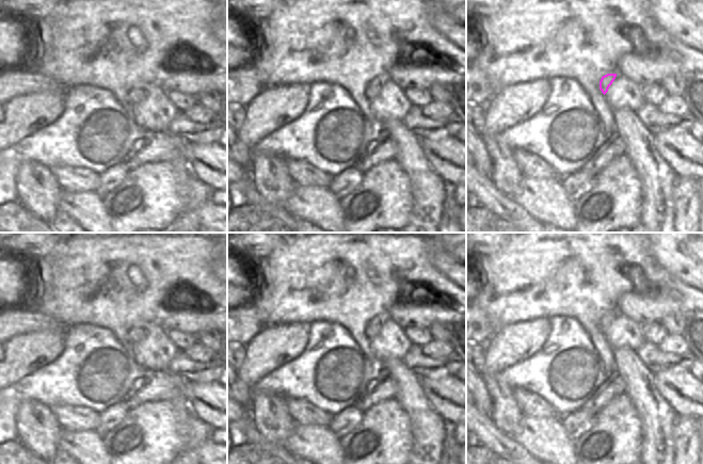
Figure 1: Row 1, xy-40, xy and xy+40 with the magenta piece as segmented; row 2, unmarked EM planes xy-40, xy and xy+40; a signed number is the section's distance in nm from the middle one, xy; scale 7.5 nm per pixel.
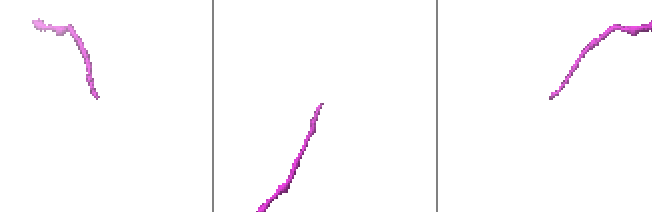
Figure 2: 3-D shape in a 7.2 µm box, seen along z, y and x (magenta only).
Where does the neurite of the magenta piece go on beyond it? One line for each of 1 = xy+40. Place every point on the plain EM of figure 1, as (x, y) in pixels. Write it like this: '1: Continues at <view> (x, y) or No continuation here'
1: No continuation here

